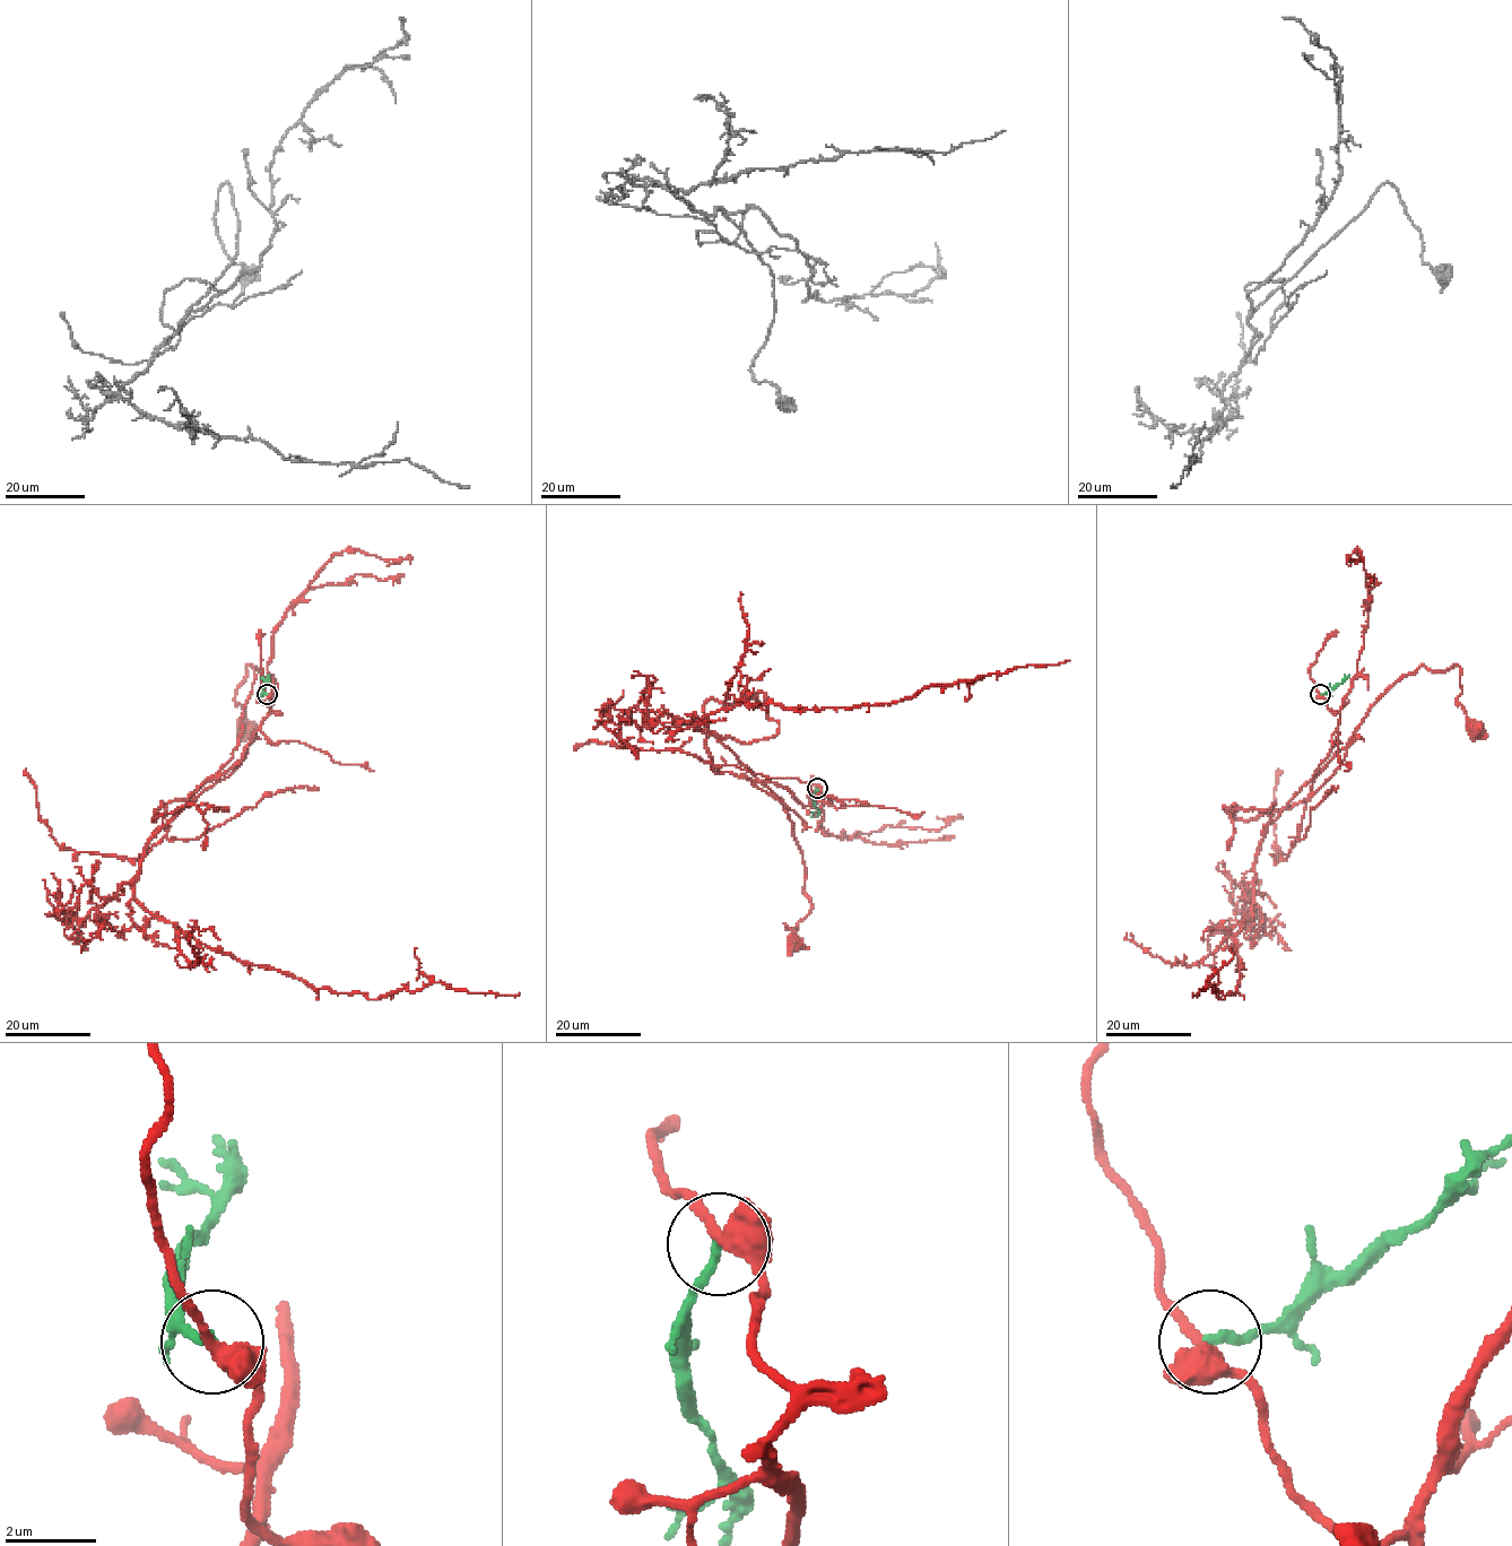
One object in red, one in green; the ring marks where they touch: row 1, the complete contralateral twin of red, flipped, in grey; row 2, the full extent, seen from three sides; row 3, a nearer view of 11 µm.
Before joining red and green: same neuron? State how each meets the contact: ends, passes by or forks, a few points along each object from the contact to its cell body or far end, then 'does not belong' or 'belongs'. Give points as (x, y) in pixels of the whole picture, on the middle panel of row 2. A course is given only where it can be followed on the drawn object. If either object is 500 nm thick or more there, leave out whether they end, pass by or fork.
red passes by; green ends; course red (817, 788), (820, 807), (763, 782), (782, 802), (805, 866), (811, 910), (797, 928), (785, 923), (796, 943); course green (817, 788), (814, 797), (817, 817); does not belong

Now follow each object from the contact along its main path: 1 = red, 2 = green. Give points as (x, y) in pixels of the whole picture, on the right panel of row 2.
1: (1320, 694), (1339, 713), (1336, 741), (1314, 779), (1371, 708), (1421, 666), (1459, 668), (1456, 702), (1475, 729)
2: (1320, 694), (1329, 692), (1349, 675)

